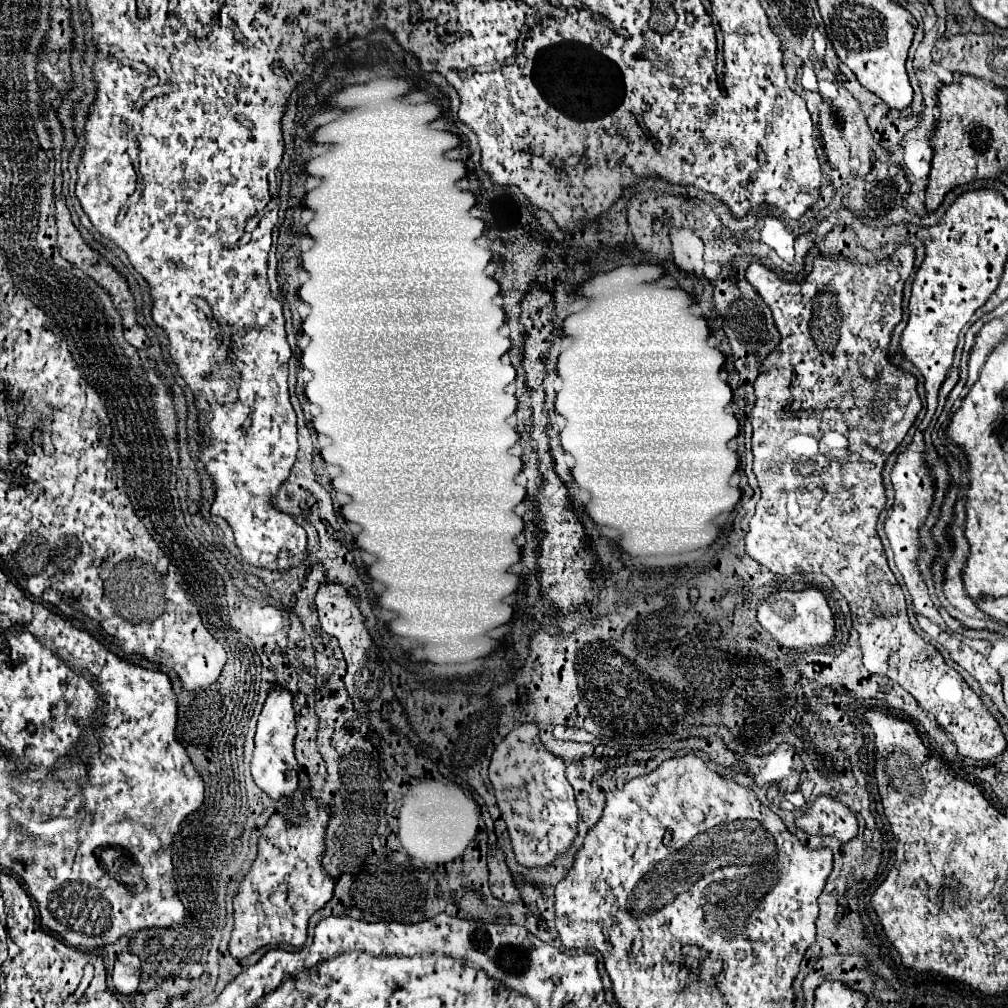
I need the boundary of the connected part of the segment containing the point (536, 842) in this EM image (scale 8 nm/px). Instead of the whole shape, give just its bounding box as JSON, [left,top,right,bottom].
[489,723,577,867]

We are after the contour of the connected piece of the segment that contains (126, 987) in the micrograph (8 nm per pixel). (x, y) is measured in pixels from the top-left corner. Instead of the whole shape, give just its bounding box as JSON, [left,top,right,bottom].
[113,953,141,995]

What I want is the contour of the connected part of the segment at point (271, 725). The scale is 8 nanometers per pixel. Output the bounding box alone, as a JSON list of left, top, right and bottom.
[251,685,299,801]

